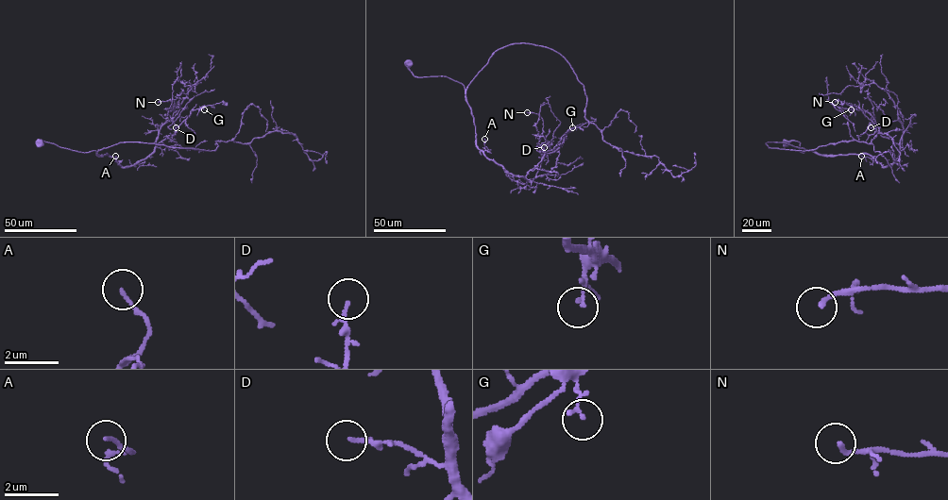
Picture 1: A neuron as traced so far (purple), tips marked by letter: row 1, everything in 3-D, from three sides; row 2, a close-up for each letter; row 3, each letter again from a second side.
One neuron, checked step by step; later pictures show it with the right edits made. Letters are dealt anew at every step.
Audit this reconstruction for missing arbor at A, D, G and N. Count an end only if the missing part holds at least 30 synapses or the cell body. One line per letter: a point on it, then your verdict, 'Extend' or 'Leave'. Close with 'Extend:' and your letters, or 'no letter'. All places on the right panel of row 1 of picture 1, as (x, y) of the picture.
A: Place: (861, 156). Extend
D: Place: (871, 127). Leave
G: Place: (851, 109). Leave
N: Place: (835, 102). Leave
Extend: A

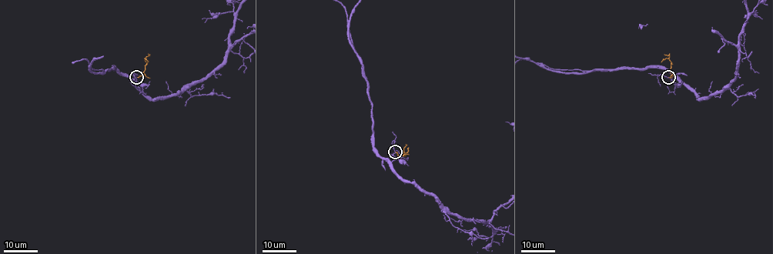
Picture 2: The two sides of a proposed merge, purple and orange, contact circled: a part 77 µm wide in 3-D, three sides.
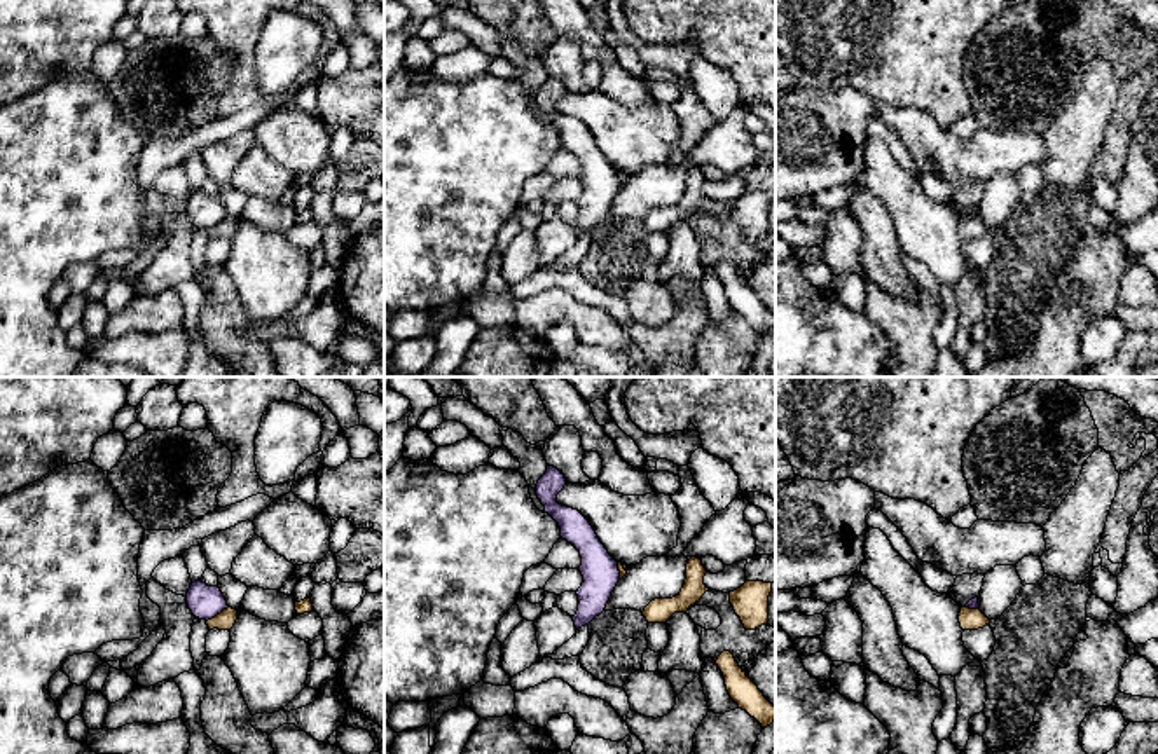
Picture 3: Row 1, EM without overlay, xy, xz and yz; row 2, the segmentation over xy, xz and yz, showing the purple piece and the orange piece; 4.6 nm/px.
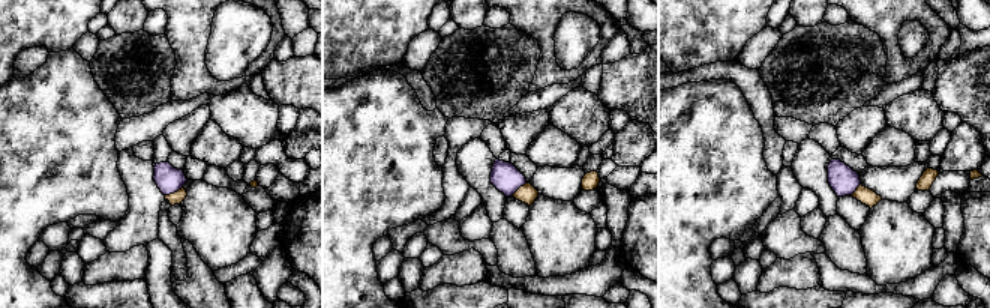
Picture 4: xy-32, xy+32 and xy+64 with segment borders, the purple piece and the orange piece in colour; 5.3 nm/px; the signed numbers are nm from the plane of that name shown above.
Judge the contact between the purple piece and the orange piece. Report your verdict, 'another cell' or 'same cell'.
another cell

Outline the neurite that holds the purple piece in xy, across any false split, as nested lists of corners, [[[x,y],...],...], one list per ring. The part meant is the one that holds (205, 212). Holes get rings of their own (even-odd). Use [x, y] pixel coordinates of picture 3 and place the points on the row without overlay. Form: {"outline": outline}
{"outline": [[[194,190],[187,201],[187,215],[199,229],[211,229],[227,218],[227,209],[218,195],[208,195],[206,192]]]}

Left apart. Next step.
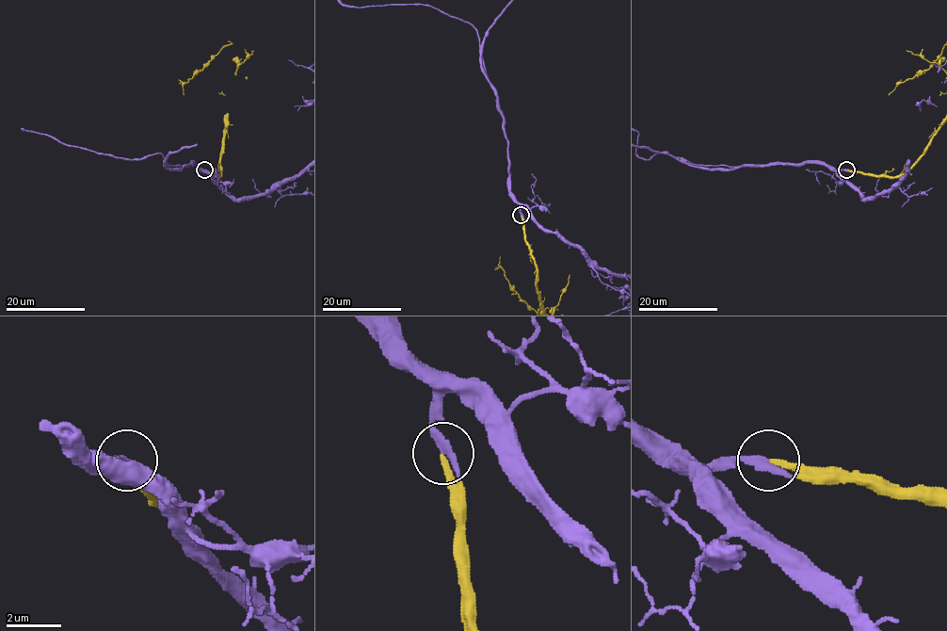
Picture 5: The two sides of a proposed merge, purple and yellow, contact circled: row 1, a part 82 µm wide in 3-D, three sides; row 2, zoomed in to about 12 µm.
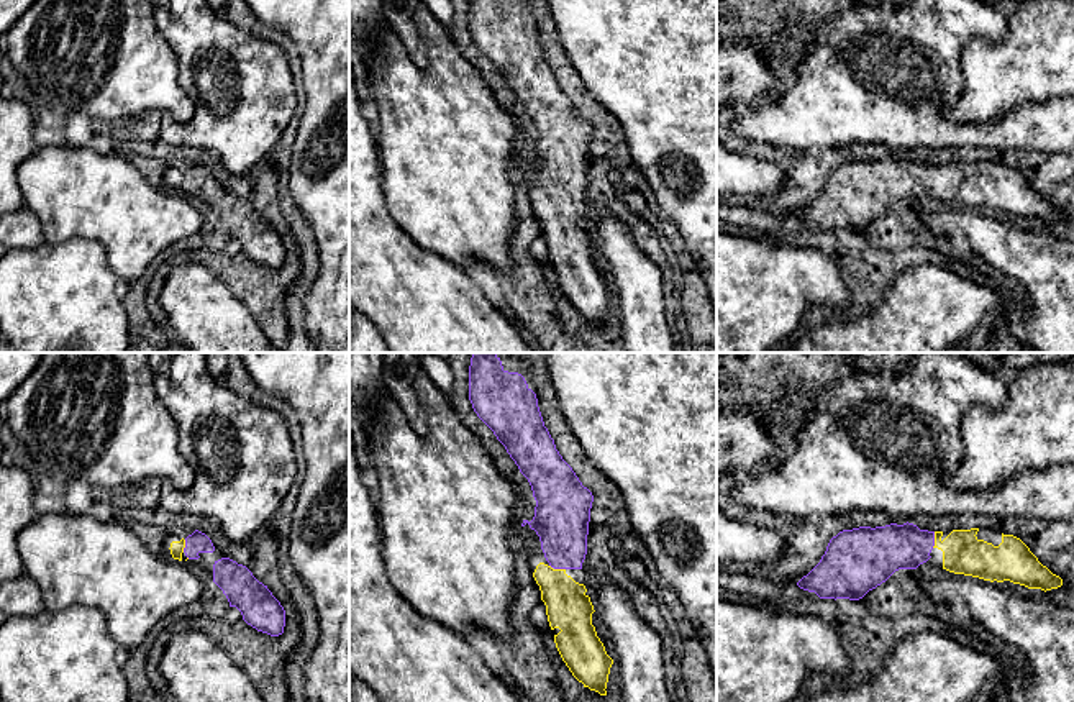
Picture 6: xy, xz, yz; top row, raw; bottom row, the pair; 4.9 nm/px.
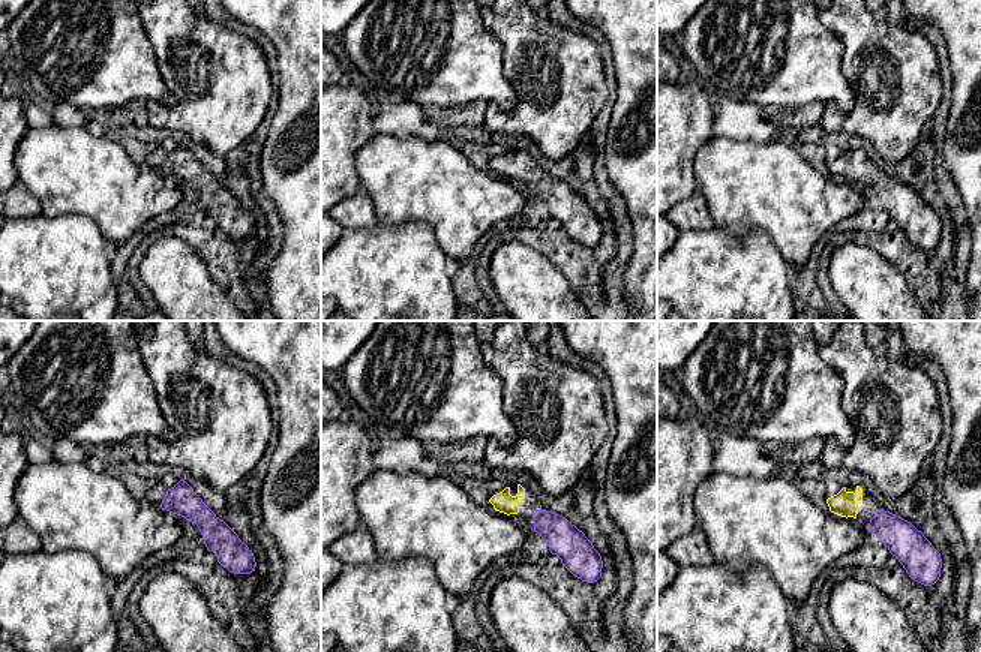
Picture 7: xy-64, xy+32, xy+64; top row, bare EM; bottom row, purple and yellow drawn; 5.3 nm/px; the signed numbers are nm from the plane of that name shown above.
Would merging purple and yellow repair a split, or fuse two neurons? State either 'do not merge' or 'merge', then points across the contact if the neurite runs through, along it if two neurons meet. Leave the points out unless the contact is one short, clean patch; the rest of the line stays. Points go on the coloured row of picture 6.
merge; way yz (884, 550), (933, 540), (956, 547), (963, 553)

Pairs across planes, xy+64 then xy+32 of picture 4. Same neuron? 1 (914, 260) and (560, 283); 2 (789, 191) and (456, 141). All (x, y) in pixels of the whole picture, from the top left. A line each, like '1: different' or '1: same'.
1: different
2: same

